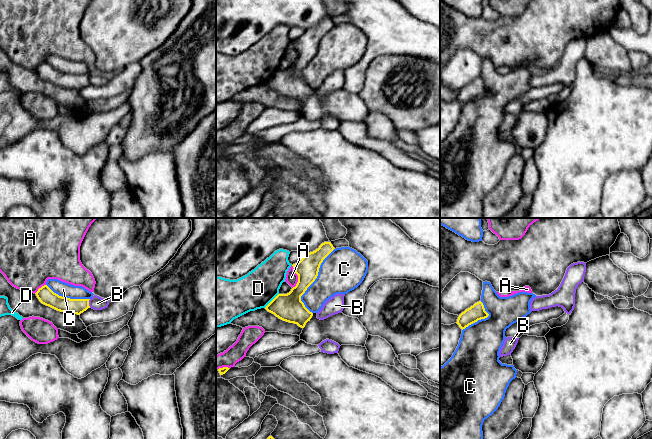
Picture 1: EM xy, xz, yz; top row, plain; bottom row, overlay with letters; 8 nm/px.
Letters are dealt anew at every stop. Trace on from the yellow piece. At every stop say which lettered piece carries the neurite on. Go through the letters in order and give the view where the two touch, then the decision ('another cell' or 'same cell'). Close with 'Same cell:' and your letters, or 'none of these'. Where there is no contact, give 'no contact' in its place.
A: meets yellow in xz; another cell
B: meets yellow in xy; another cell
C: meets yellow in xz; another cell
D: meets yellow in xz; another cell
Same cell: none of these

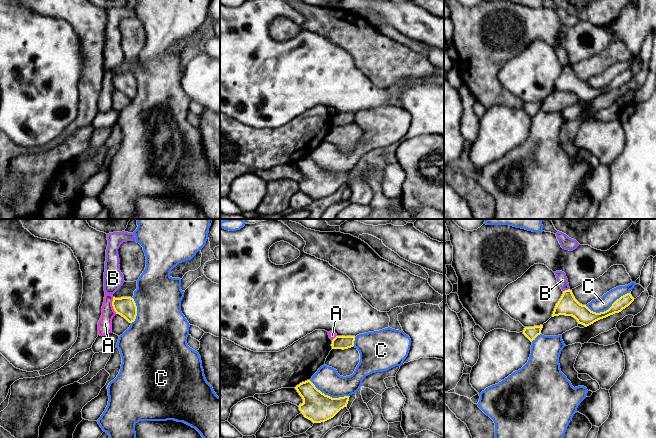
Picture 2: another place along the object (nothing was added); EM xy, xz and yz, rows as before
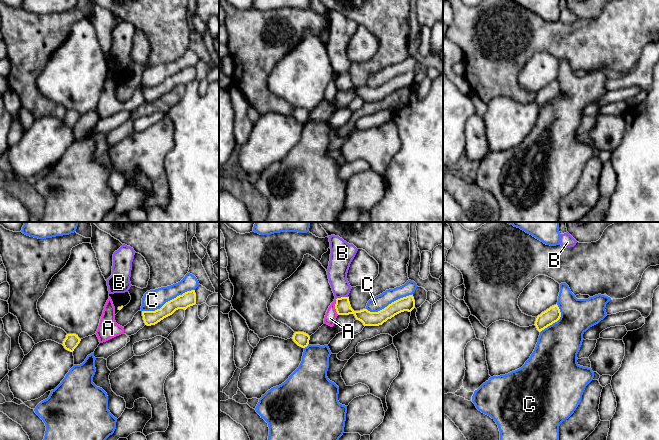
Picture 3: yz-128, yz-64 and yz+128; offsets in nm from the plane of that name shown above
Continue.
A: meets yellow in xy; another cell
B: meets yellow in yz; another cell
C: meets yellow in yz; another cell
Same cell: none of these

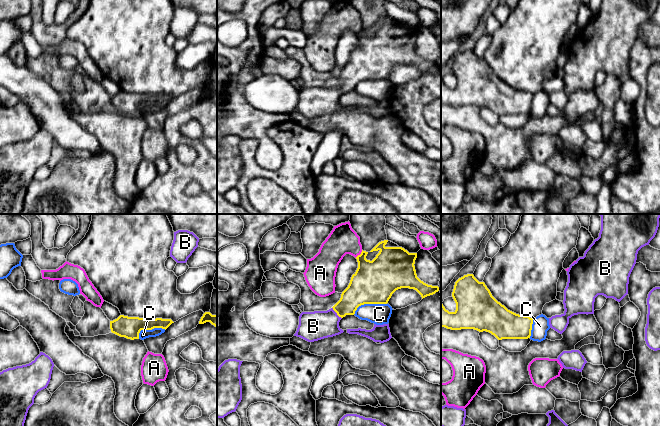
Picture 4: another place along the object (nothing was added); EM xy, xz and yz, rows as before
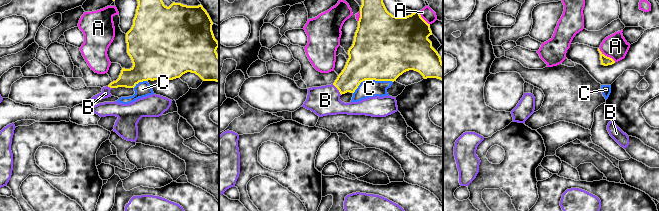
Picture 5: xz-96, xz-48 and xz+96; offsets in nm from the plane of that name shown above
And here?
A: meets yellow in xz; another cell
B: meets yellow in xz; same cell
C: meets yellow in xz; another cell
Same cell: B

